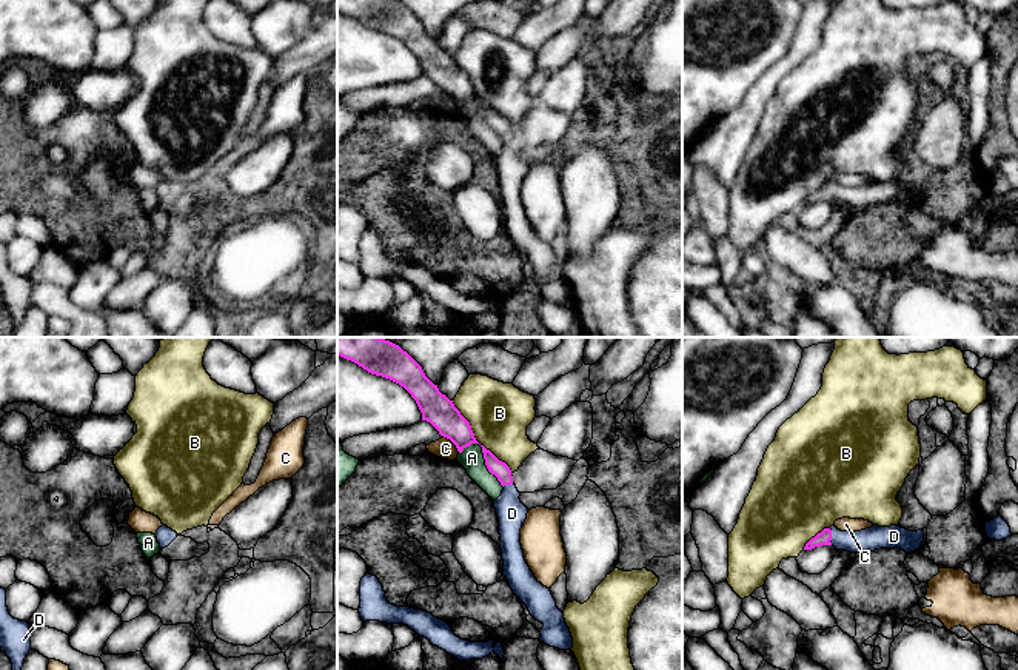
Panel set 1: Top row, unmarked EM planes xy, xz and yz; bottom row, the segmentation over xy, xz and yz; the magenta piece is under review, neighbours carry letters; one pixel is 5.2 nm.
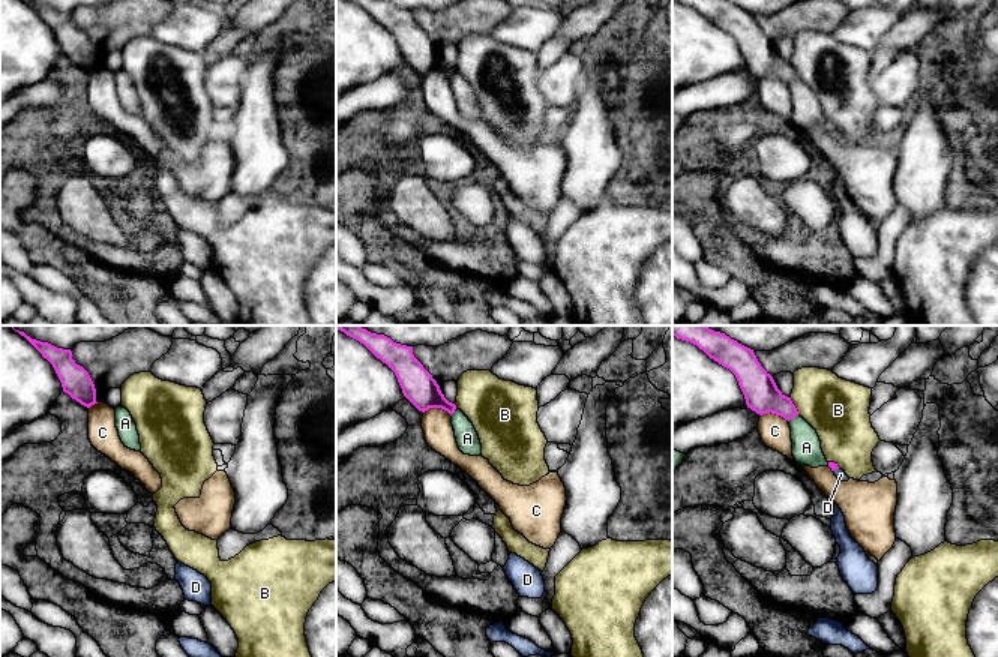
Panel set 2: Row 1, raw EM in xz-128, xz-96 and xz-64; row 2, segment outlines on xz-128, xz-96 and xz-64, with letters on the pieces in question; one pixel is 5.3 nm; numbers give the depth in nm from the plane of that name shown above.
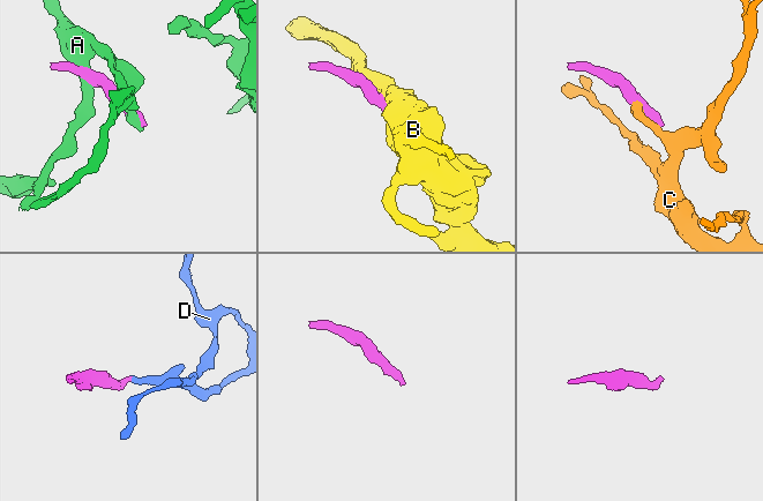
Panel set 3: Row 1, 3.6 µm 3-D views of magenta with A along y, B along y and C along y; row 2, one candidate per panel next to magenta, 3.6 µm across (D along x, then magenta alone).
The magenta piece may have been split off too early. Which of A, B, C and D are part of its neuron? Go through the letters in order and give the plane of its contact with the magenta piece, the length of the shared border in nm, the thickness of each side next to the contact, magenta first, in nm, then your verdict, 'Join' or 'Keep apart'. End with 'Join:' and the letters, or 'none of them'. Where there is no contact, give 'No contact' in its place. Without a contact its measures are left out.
A: Touches magenta in xz. Shared border 300 nm. Thickness 150 nm (magenta) against 120 nm. Keep apart
B: Touches magenta in xz. Shared border 500 nm. Thickness 160 nm (magenta) against 320 nm. Keep apart
C: Touches magenta in xz. Shared border 130 nm. Thickness 160 nm (magenta) against 100 nm. Keep apart
D: Touches magenta in yz. Shared border 90 nm. Thickness 70 nm (magenta) against 120 nm. Join
Join: D

